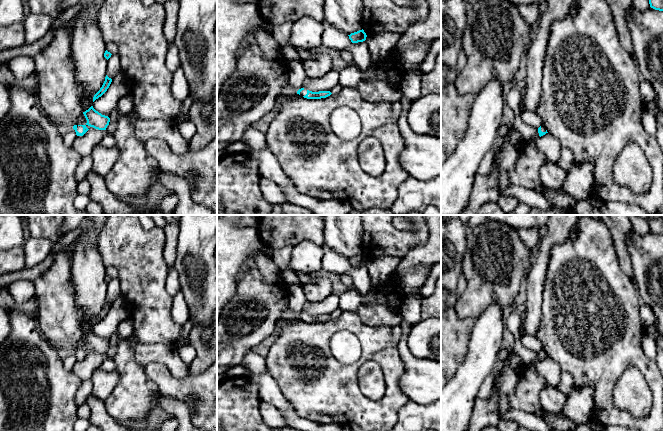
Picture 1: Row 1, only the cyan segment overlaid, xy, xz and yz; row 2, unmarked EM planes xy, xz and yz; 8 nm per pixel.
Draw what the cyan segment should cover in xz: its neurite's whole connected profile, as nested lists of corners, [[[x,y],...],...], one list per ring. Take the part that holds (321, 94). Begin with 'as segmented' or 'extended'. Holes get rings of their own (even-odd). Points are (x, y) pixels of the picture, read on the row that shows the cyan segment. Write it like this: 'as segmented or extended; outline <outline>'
extended; outline [[[301,88],[297,91],[297,94],[307,99],[321,99],[330,96],[332,93],[330,91],[312,92],[307,89]]]

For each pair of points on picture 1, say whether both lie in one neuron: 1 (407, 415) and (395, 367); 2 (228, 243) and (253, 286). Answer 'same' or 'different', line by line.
1: different
2: different

